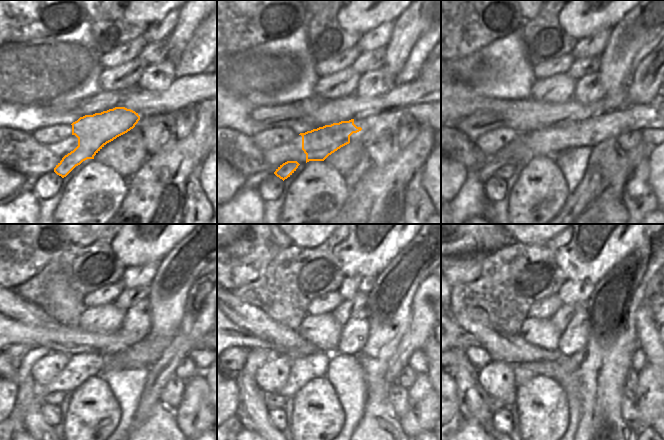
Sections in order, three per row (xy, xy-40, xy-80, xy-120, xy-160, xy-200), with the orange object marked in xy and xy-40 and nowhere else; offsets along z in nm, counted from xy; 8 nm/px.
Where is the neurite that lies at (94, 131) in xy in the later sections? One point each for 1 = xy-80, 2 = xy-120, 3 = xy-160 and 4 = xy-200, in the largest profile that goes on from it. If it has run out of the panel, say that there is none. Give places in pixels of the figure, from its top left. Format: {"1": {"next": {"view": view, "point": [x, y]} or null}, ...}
{"1": {"next": {"view": "xy-80", "point": [550, 142]}}, "2": {"next": {"view": "xy-120", "point": [112, 360]}}, "3": {"next": {"view": "xy-160", "point": [272, 400]}}, "4": {"next": {"view": "xy-200", "point": [494, 403]}}}

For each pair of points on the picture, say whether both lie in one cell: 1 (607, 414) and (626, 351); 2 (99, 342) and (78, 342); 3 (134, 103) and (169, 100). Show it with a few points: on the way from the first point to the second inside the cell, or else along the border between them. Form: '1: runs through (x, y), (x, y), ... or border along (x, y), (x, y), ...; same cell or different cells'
1: runs through (607, 398), (607, 384), (616, 367); same cell
2: runs through (94, 342), (83, 342); same cell
3: runs through (143, 102), (160, 101); same cell

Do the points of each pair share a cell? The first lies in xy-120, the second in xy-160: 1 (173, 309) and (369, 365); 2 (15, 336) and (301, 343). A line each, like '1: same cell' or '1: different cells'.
1: different cells
2: same cell

